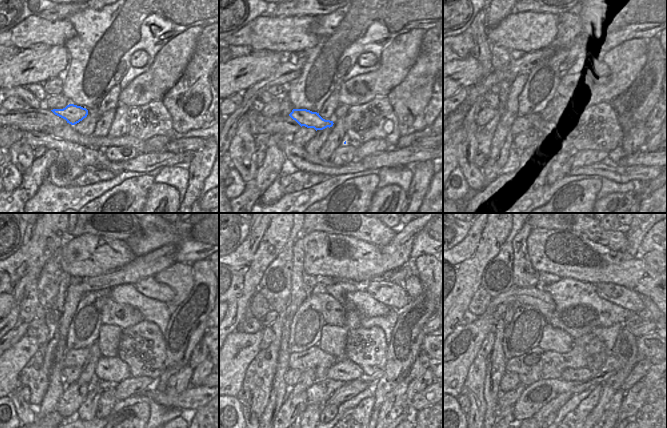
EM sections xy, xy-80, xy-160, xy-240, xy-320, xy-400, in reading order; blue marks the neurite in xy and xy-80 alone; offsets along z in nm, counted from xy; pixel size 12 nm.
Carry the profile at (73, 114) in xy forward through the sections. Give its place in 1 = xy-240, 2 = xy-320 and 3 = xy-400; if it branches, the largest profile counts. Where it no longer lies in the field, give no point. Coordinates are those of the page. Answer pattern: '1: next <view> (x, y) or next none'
1: next xy-240 (113, 369)
2: next xy-320 (345, 370)
3: next xy-400 (583, 374)

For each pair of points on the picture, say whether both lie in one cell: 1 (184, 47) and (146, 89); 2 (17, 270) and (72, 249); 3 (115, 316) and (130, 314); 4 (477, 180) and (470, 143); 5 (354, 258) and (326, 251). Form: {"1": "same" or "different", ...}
{"1": "same", "2": "different", "3": "same", "4": "same", "5": "same"}

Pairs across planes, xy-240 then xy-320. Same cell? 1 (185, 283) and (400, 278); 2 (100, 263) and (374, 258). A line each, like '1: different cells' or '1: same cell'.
1: same cell
2: same cell

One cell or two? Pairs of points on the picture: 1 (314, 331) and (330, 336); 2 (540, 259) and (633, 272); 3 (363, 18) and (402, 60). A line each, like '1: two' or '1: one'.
1: two
2: one
3: two

